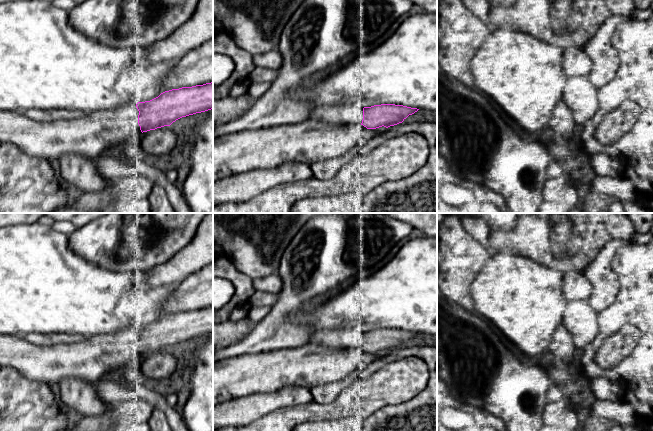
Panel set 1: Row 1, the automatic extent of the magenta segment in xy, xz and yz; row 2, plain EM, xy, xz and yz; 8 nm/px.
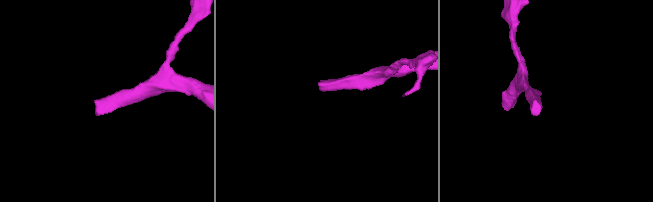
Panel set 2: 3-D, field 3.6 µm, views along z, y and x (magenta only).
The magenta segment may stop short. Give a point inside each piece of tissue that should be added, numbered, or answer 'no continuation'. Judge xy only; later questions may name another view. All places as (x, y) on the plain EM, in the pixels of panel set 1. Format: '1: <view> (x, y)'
1: xy (90, 360)

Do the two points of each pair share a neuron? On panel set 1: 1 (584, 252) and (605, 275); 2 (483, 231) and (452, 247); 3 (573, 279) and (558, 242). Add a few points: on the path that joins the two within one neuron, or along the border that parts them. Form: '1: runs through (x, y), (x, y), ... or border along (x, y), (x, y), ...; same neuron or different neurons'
1: border along (607, 242), (584, 272); different neurons
2: border along (462, 223), (469, 234), (488, 248); different neurons
3: border along (584, 272), (569, 271), (564, 274); different neurons

